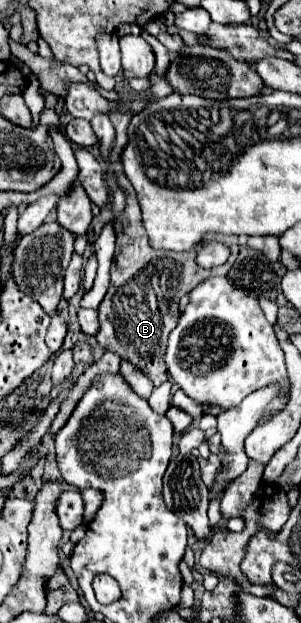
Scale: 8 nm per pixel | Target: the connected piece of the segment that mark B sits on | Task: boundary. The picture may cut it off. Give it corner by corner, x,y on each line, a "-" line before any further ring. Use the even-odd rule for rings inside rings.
114,113
114,115
110,115
110,119
116,127
116,143
112,149
112,161
114,161
114,171
116,171
118,183
126,193
126,209
120,217
114,219
116,255
112,261
108,293
98,307
100,331
96,333
96,343
106,351
116,353
120,359
134,363
154,383
154,387
160,387
164,381
168,381
168,371
166,371
166,363
164,363
166,339
182,315
178,309
178,301
182,295
180,289
194,289
200,281
214,277
214,275
224,277
232,269
232,265
238,257
238,241
236,241
236,237
228,237
228,235
220,237
220,241
224,241
224,245
230,249
230,257
224,265
214,267
214,269
204,269
196,263
196,255
198,255
196,249
186,251
186,253
152,249
148,243
144,223
142,223
142,213
140,213
140,205
136,199
136,191
130,185
130,181
126,179
122,165
120,165
120,151
124,149
124,145
128,141
126,127
128,127
132,115
130,113

